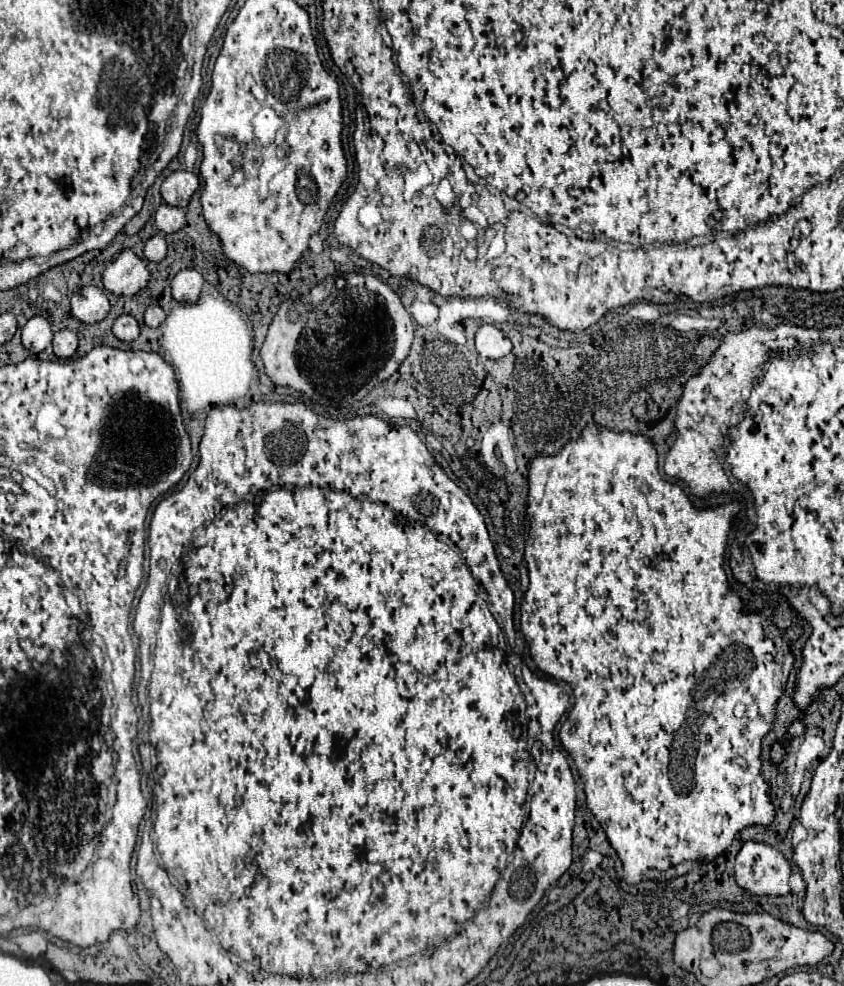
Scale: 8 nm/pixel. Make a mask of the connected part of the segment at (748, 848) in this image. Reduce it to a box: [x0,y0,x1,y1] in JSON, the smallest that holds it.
[735,841,789,894]

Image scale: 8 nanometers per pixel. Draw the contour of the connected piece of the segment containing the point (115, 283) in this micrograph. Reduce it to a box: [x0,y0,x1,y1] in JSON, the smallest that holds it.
[103,250,149,296]

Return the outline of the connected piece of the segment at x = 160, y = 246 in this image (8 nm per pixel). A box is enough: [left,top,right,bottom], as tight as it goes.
[143,234,167,262]

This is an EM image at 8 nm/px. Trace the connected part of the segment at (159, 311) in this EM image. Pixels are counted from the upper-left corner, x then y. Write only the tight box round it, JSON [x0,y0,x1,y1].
[145,306,165,328]

